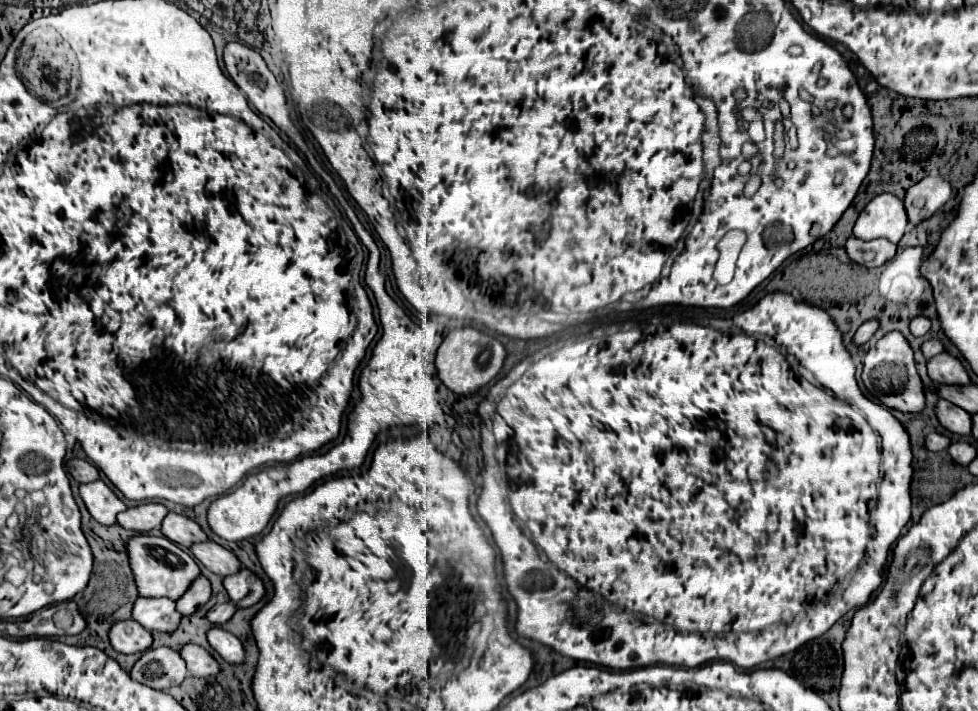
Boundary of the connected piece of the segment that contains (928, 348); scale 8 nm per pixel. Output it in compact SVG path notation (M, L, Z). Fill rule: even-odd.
M938 338L926 340L926 342L922 344L922 352L924 352L924 356L926 356L926 358L932 358L932 356L936 356L936 354L942 354L942 352L944 352L944 344L942 344Z

